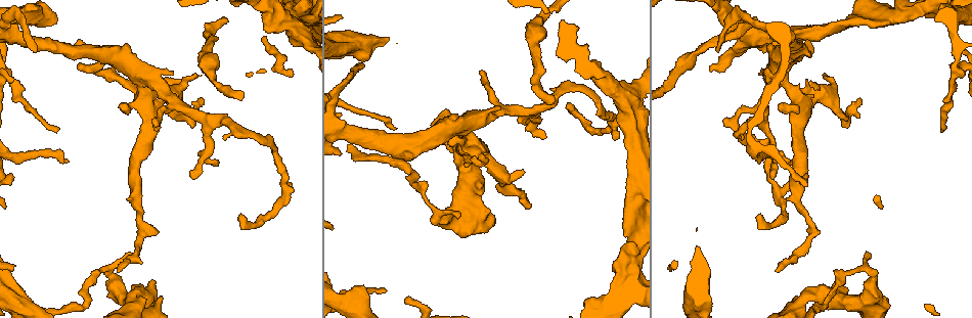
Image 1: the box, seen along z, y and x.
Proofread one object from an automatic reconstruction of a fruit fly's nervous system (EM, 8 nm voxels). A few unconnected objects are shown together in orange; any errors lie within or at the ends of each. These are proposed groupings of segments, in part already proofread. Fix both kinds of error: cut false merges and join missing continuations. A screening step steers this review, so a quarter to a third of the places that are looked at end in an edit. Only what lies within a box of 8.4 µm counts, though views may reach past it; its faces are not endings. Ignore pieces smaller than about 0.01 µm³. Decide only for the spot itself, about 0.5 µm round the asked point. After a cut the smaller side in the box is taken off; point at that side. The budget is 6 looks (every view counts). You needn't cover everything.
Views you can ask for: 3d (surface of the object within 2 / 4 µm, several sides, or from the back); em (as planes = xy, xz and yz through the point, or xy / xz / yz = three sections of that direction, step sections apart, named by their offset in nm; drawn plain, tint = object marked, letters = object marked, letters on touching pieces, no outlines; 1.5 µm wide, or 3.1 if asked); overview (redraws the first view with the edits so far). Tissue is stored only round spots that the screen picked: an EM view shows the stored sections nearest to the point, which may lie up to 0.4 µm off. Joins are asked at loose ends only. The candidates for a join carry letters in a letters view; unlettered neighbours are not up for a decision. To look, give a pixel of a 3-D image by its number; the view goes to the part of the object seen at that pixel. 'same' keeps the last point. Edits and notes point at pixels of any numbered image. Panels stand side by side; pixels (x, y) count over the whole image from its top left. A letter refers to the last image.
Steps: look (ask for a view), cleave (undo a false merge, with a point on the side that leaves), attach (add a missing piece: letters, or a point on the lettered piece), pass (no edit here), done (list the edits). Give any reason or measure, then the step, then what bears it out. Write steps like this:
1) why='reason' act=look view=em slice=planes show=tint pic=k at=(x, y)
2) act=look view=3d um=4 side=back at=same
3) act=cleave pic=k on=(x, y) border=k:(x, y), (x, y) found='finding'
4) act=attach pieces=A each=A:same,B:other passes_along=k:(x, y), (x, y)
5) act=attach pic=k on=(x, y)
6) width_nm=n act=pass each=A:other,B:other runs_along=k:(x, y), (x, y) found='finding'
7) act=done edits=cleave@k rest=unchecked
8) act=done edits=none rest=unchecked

why='abrupt turn' act=look view=3d um=2 side=back pic=1 at=(872, 277)

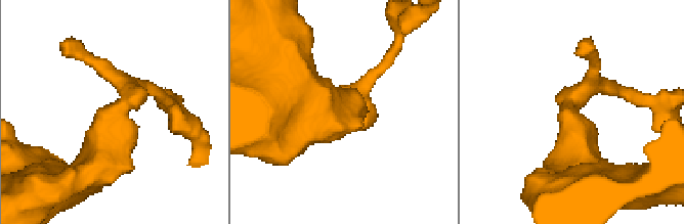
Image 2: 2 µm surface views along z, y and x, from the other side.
act=look view=em slice=yz step=8 show=tint pic=2 at=(354, 111)

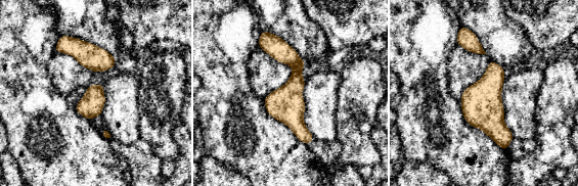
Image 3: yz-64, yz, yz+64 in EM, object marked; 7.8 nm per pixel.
why='another direction' act=look view=em slice=planes show=letters at=same

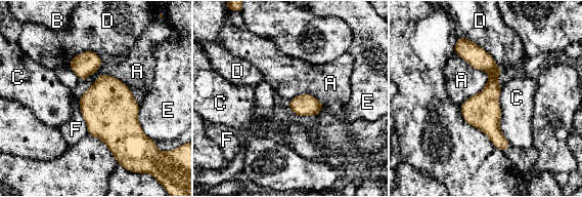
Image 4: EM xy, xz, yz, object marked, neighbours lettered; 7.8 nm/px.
act=cleave pic=4 on=(487, 101) each=A:other,B:other,C:other,D:other,E:other,F:other border=4:(499, 72), (492, 71), (489, 74) found='a second neuron is stuck on'

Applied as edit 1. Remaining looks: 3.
why='thick turns thin' act=look view=em slice=planes show=letters pic=1 at=(207, 51)

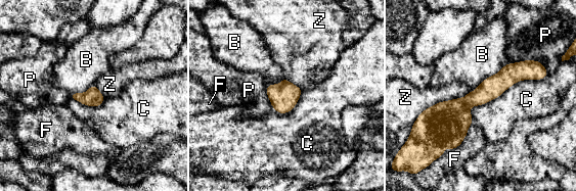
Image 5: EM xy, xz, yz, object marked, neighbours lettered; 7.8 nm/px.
act=pass each=B:other,C:other,F:other,P:other,Z:other found='one neuron here'

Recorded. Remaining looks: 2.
why='branch stops here' act=look view=3d um=4 pic=1 at=(77, 65)

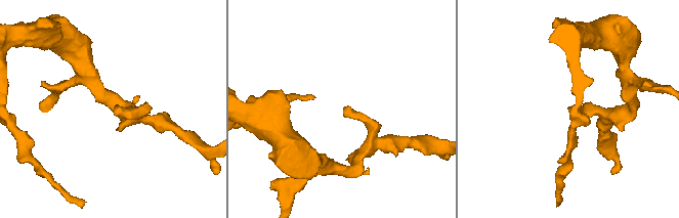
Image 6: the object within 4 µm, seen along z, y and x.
act=look view=em slice=planes show=letters pic=6 at=(115, 108)

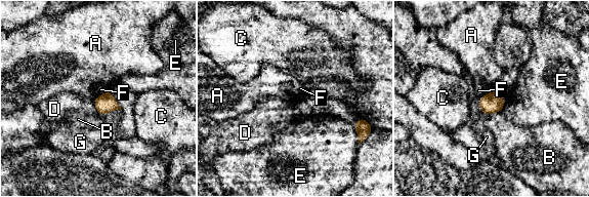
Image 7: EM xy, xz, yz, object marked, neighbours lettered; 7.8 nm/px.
width_nm=150 act=pass each=A:other,B:other,C:other,D:other,E:other,F:other,G:other border=7:(93, 103), (98, 114) found='none of them fits'

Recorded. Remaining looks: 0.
act=done edits=cleave@4 rest=unchecked

